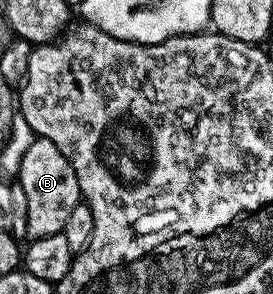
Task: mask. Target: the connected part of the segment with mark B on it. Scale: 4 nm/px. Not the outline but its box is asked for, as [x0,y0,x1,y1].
[16,137,83,240]

